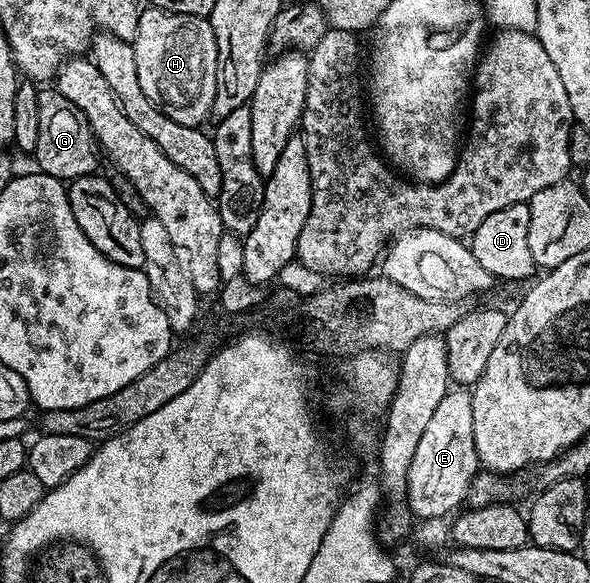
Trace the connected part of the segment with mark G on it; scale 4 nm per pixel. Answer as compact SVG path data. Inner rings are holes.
M56 88L39 89L40 102L40 140L32 152L32 158L38 161L37 169L43 174L73 180L85 174L95 173L99 169L96 151L96 139L90 133L90 125L82 110L72 104Z

